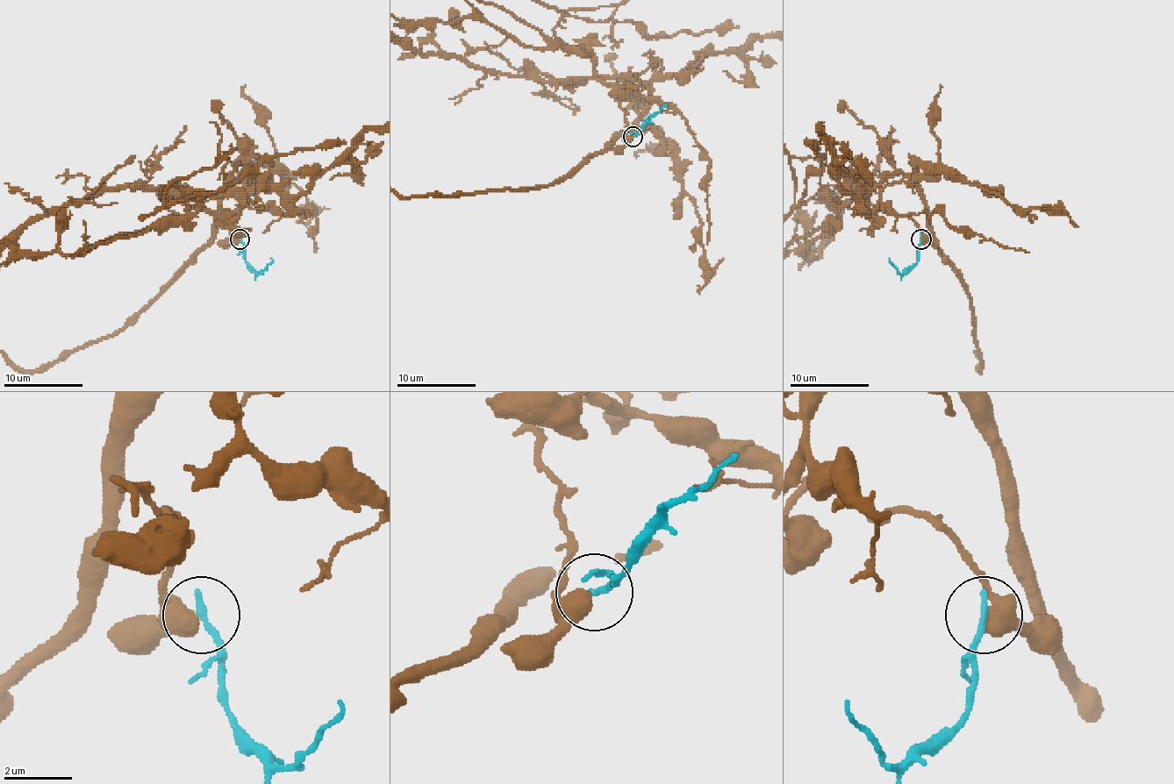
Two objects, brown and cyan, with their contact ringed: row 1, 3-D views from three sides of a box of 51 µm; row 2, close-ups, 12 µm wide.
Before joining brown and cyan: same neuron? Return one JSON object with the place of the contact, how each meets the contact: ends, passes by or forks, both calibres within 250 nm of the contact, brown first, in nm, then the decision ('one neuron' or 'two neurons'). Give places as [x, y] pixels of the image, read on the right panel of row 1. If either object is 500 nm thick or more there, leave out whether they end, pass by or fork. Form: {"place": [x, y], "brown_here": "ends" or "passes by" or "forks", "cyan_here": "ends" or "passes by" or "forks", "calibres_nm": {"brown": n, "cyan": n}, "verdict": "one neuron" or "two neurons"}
{"place": [921, 238], "brown_here": "passes by", "cyan_here": "ends", "calibres_nm": {"brown": 440, "cyan": 220}, "verdict": "two neurons"}

